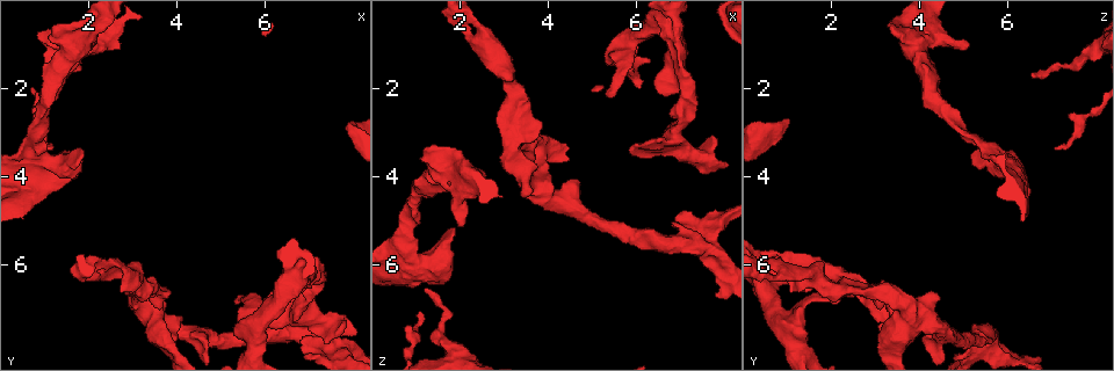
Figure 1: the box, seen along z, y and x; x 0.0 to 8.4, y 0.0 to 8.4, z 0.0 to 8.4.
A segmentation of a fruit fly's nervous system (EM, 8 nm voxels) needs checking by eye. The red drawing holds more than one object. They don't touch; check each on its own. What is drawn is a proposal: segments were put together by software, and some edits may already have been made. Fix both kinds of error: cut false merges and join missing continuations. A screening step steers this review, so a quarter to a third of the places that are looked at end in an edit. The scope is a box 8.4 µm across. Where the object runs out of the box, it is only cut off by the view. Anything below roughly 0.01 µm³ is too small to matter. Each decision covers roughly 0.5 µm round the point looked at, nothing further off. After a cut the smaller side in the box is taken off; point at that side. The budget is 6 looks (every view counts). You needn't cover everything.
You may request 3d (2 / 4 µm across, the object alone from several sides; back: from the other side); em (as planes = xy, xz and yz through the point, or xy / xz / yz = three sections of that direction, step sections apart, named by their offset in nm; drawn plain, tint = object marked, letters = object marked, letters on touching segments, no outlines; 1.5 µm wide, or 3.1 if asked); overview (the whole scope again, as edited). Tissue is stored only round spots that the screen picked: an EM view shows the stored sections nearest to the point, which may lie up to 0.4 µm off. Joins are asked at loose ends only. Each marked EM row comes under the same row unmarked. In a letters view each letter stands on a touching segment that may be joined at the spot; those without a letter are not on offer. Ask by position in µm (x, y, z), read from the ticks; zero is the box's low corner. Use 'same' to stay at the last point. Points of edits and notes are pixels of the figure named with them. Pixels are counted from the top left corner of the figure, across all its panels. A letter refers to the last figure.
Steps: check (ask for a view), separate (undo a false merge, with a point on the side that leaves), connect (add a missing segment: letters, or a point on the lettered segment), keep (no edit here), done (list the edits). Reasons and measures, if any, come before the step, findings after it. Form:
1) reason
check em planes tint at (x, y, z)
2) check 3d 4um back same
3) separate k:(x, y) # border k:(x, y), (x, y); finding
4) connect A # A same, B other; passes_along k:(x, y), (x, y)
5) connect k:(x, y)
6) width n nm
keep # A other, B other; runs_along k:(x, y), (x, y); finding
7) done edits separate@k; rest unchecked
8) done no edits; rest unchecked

an open end
check 3d 4um at (2.10, 1.05, 5.15)

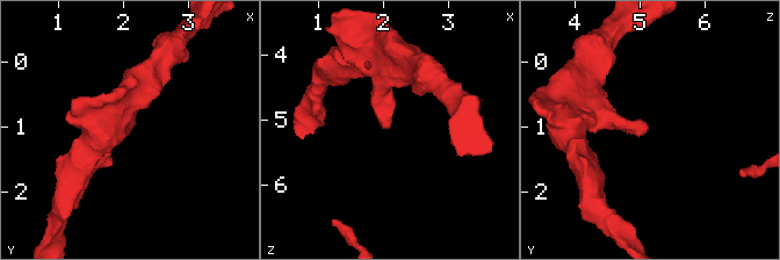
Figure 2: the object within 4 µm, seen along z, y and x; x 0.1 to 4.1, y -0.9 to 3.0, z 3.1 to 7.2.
shape alone is not enough
check em planes letters at (2.10, 1.10, 5.10)

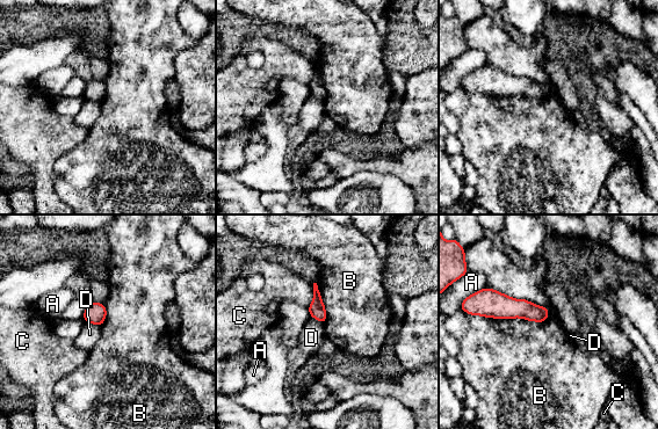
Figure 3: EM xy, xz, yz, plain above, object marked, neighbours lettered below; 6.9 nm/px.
keep # A other, B other, C other, D other; border 3:(549, 310), (541, 322), (470, 315); no lettered segment goes on from it

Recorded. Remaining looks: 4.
free end
check em xz step 8 letters at (3.35, 6.75, 4.45)

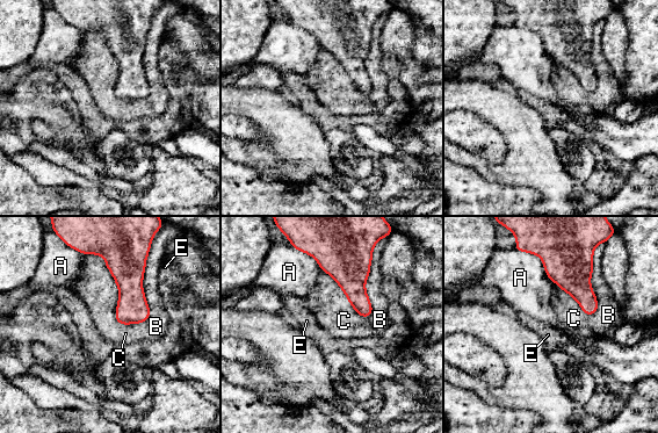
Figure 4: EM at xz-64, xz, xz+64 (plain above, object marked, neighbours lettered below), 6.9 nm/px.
another direction
check em planes letters same

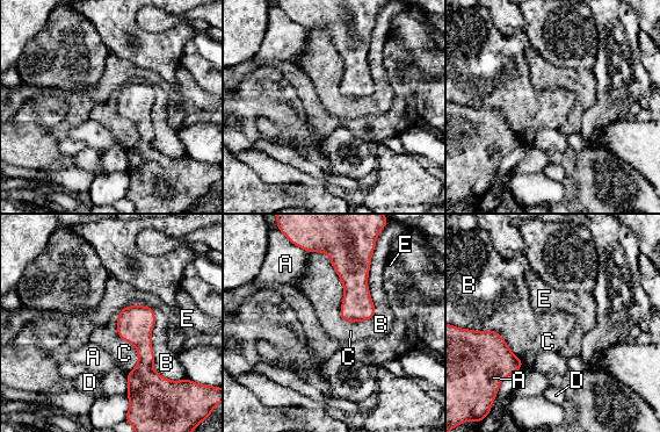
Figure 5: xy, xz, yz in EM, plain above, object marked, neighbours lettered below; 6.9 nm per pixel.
keep # A other, B other, C other, D other, E other; border 5:(116, 332), (136, 348), (128, 373); no lettered segment goes on from it

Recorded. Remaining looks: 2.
branch stops here
check em yz step 4 letters at (1.25, 1.70, 6.55)

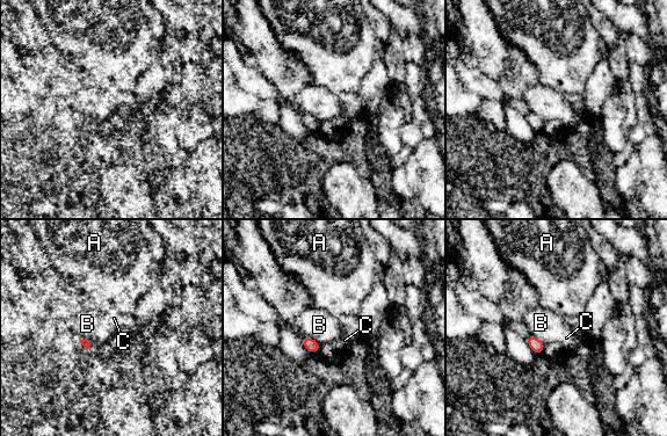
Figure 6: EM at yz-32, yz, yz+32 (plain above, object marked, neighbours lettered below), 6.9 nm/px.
keep # A other, B other, C other; border 6:(305, 336), (312, 338), (320, 344); no lettered segment goes on from it

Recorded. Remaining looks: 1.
done no edits; rest unchecked

